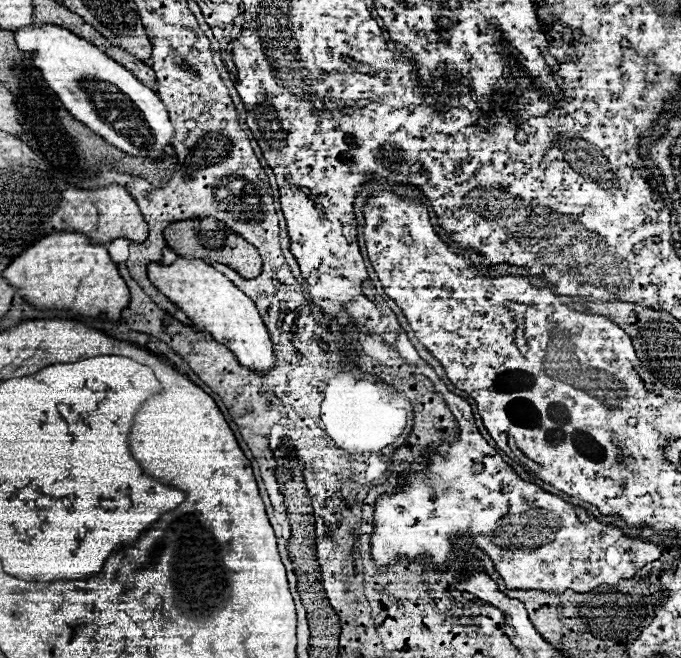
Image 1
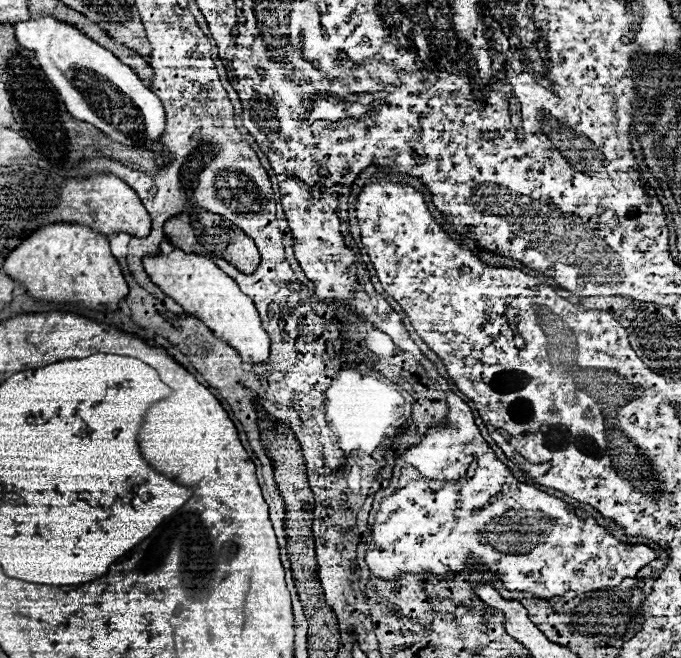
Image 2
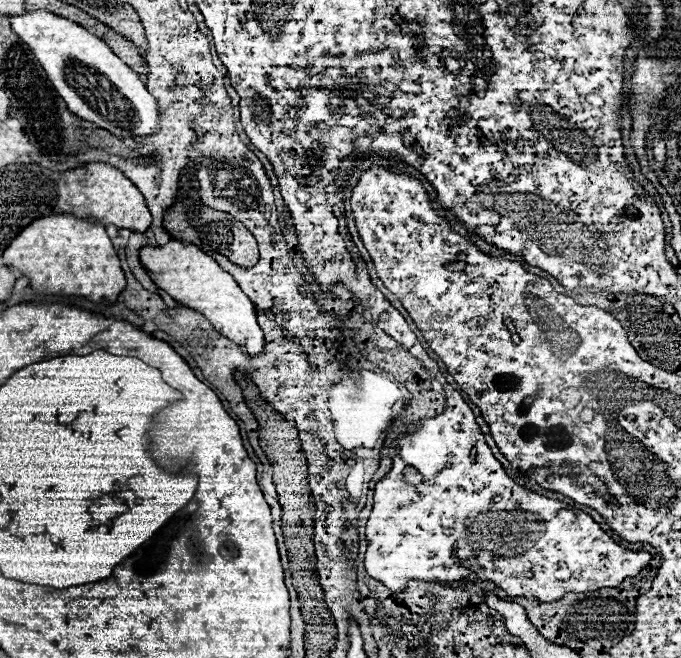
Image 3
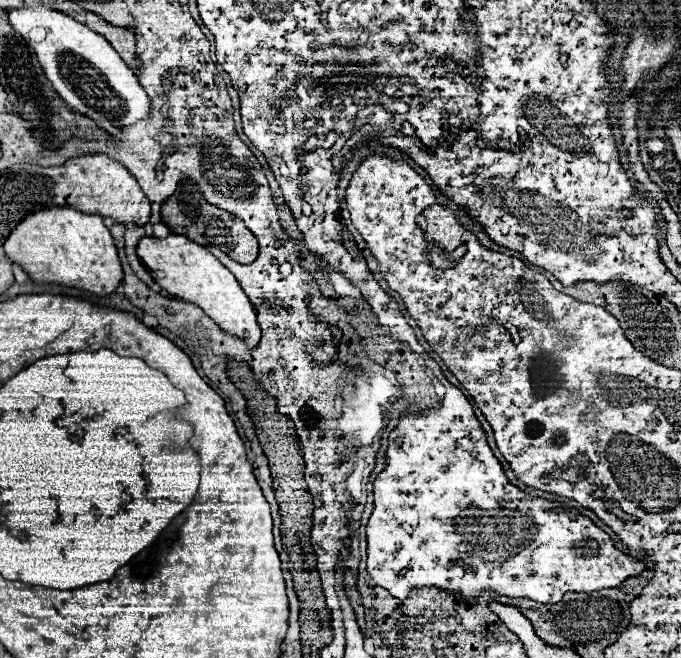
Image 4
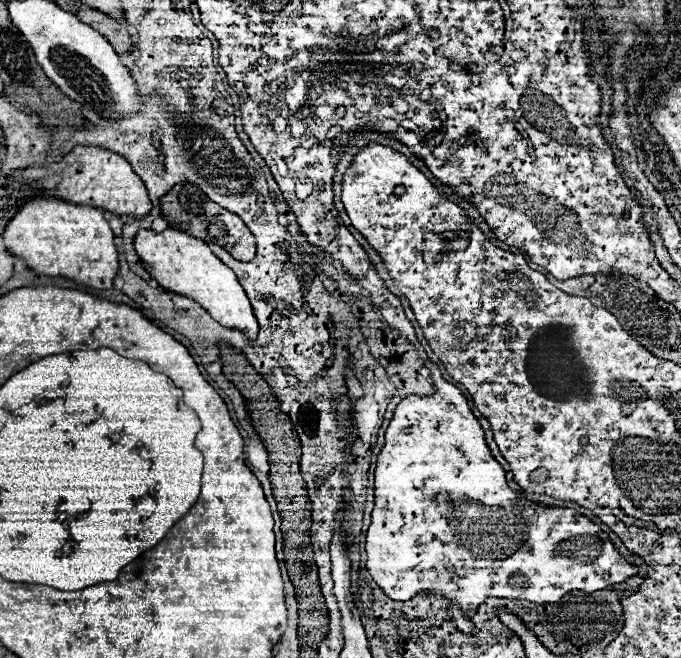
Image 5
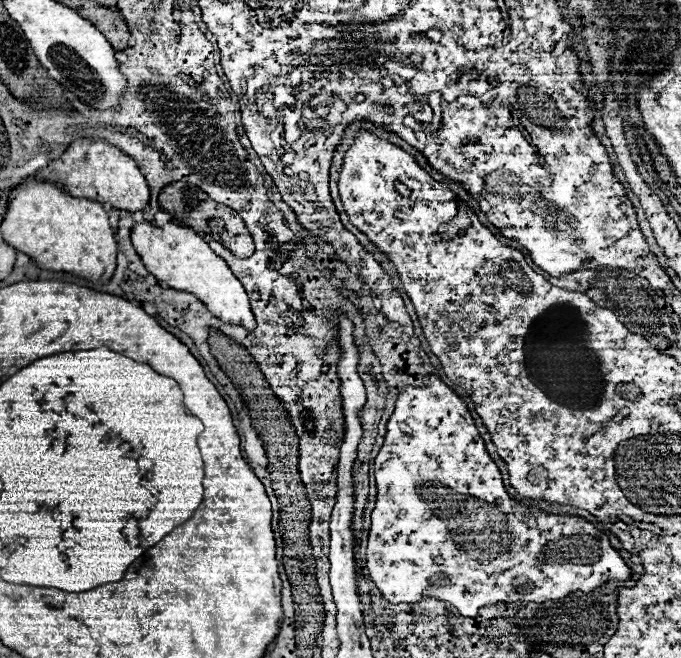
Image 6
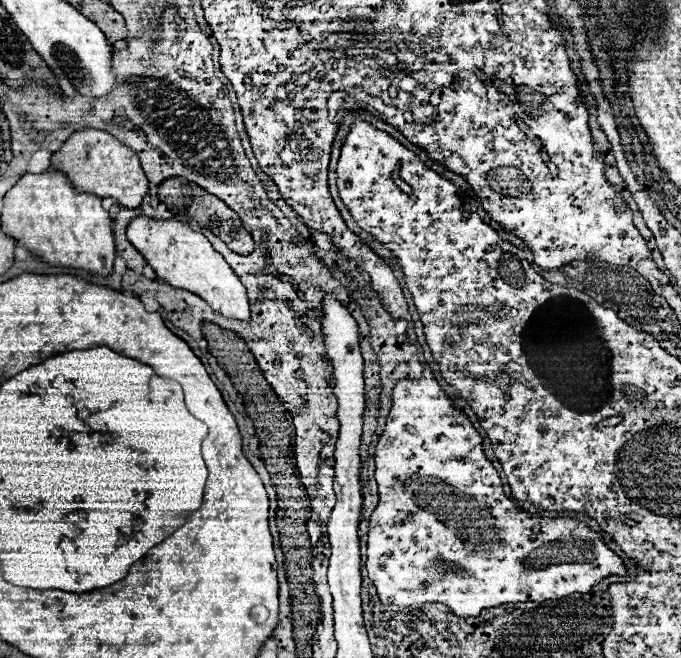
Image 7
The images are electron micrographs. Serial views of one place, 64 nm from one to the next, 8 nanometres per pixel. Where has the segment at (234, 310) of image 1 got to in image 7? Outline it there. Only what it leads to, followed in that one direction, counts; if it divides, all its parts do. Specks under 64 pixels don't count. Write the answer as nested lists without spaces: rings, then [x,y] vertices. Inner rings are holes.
[[[136,216],[130,220],[126,228],[128,240],[136,246],[136,250],[144,256],[144,260],[152,266],[158,278],[166,280],[174,288],[182,288],[194,292],[202,300],[206,300],[216,312],[226,318],[248,320],[248,296],[240,278],[226,264],[222,254],[218,254],[212,244],[206,240],[202,232],[190,228],[188,222],[178,220],[176,216],[166,220],[154,220],[148,216]]]

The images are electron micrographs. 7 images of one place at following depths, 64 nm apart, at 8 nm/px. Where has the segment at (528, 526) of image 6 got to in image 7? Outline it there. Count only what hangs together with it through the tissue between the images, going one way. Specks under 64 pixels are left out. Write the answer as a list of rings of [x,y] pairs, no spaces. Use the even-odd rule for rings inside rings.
[[[420,378],[420,380],[398,380],[392,390],[392,408],[386,420],[386,428],[376,444],[374,450],[374,462],[376,462],[376,482],[380,492],[380,502],[376,510],[370,516],[368,522],[368,576],[374,582],[378,590],[378,598],[382,604],[396,604],[402,608],[420,608],[430,602],[446,604],[456,616],[468,618],[478,616],[484,608],[494,608],[500,604],[516,604],[516,602],[542,602],[552,598],[564,598],[568,594],[580,592],[586,594],[592,590],[594,584],[598,584],[602,578],[610,574],[626,576],[626,568],[622,564],[622,558],[618,558],[600,538],[598,532],[590,530],[586,524],[576,522],[572,518],[538,518],[532,514],[524,514],[514,506],[512,500],[504,494],[502,480],[498,472],[494,470],[492,462],[482,452],[482,438],[478,430],[472,426],[472,422],[466,418],[462,410],[456,410],[452,400],[442,392],[440,384],[434,378]]]

